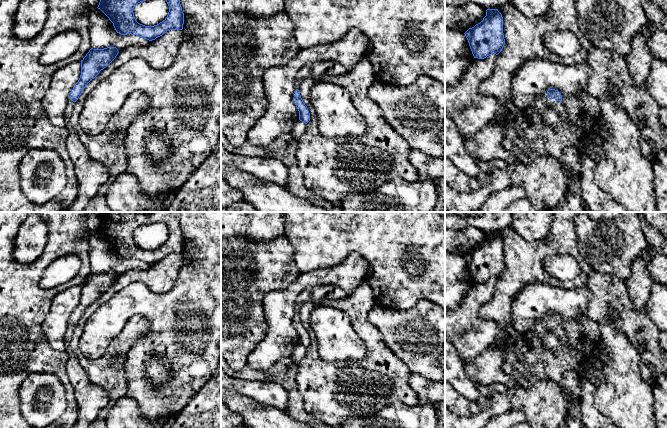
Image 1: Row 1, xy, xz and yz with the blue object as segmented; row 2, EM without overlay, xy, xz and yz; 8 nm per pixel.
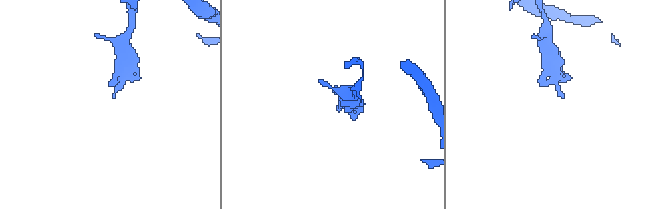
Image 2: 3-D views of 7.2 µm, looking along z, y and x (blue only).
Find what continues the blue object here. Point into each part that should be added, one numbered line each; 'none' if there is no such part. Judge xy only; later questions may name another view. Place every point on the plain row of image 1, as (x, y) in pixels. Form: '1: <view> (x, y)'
1: xy (70, 329)

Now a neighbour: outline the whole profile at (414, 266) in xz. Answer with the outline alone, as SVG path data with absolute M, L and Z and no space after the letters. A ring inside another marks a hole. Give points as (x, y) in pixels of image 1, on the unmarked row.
M414 256L403 263L406 272L413 277L419 277L424 272L425 265L424 261Z

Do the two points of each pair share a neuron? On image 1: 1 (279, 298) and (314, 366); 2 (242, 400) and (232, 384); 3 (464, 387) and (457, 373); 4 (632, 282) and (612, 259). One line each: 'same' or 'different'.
1: different
2: different
3: same
4: different

